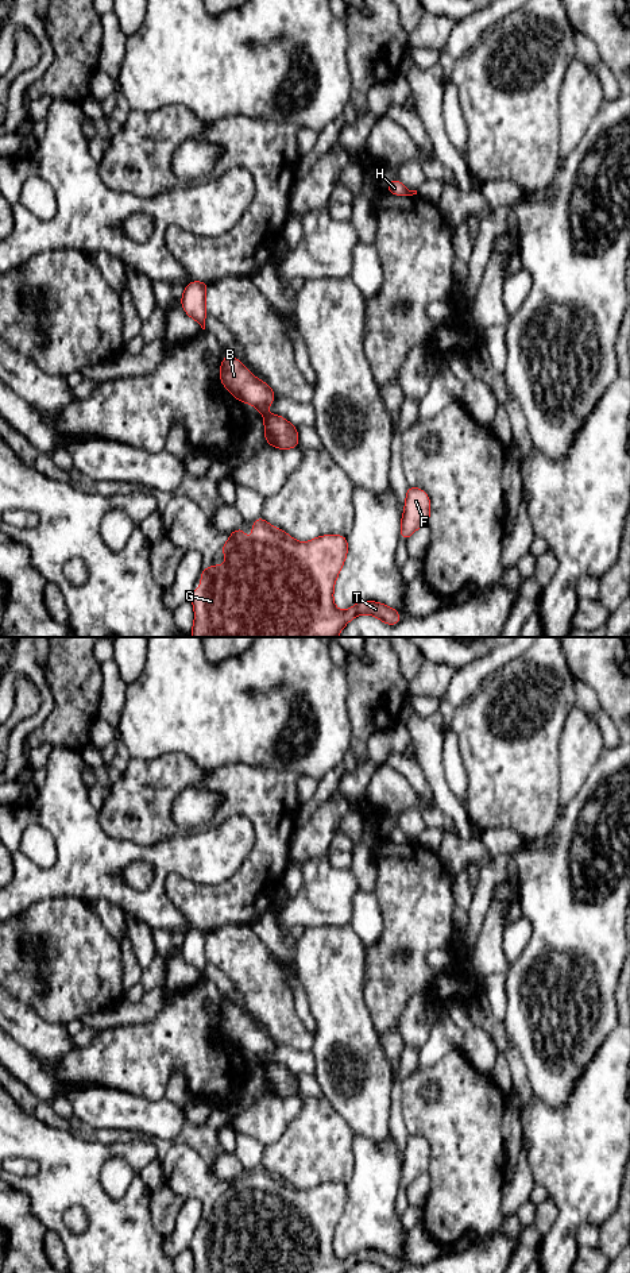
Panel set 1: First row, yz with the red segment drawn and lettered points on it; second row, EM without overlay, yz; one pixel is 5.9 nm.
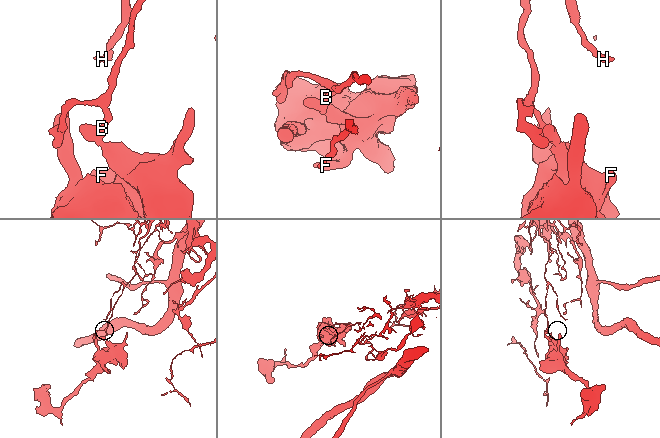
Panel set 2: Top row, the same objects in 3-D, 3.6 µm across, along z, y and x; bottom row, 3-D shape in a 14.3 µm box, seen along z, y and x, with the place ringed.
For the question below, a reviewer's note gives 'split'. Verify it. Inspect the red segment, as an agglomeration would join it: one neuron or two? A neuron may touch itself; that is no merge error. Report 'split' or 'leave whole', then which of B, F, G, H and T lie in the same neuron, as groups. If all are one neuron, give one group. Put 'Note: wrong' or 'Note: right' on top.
Note: right
split; groups B H / F G T

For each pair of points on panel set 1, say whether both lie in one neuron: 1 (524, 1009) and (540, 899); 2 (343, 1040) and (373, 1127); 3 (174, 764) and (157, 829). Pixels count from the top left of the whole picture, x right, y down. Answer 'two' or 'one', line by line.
1: one
2: one
3: one

